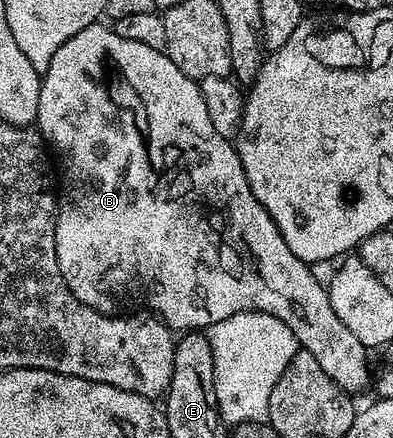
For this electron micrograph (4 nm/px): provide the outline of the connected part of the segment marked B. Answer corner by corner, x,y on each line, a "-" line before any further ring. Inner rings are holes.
96,24
96,25
94,25
94,26
90,26
90,27
89,27
89,28
81,28
81,29
80,29
80,30
79,30
79,31
78,31
78,32
77,32
77,36
69,36
69,40
65,40
65,44
61,44
61,48
57,48
57,52
53,52
53,60
49,60
49,68
48,68
48,69
47,69
47,71
45,71
45,73
44,73
44,74
42,74
42,76
41,76
41,100
40,100
40,101
39,101
39,116
38,116
38,119
37,119
37,129
38,129
38,131
39,131
39,133
40,133
40,134
42,134
42,135
43,135
43,137
44,137
44,139
45,139
45,142
46,142
46,145
47,145
47,146
48,146
48,147
50,147
50,149
51,149
51,150
52,150
52,151
53,151
53,154
54,154
54,157
55,157
55,158
56,158
56,159
57,159
57,162
58,162
58,158
57,158
57,157
59,157
59,162
60,162
60,164
61,164
61,165
63,165
63,190
62,190
62,186
61,186
61,189
60,189
60,190
59,190
59,191
58,191
58,194
57,194
57,213
56,213
56,215
55,215
55,251
56,251
56,252
57,252
57,264
58,264
58,265
59,265
59,271
60,271
60,272
61,272
61,276
62,276
62,277
63,277
63,279
64,279
64,280
65,280
65,284
66,284
66,285
67,285
67,287
68,287
68,288
69,288
69,292
73,292
73,296
77,296
77,300
81,300
81,304
85,304
85,305
86,305
86,306
88,306
88,307
89,307
89,308
93,308
93,309
94,309
94,310
96,310
96,311
97,311
97,312
101,312
101,313
102,313
102,314
109,314
109,315
114,315
114,314
115,314
115,313
116,313
116,310
115,310
115,298
120,298
120,300
121,300
121,301
123,301
123,302
127,302
127,301
129,301
129,300
130,300
130,298
132,298
132,300
133,300
133,301
135,301
135,302
140,302
140,304
141,304
141,305
143,305
143,306
148,306
148,308
149,308
149,309
151,309
151,310
148,310
148,311
150,311
150,313
151,313
151,314
152,314
152,315
155,315
155,316
158,316
158,317
160,317
160,318
162,318
162,319
163,319
163,321
164,321
164,322
166,322
166,323
167,323
167,325
168,325
168,326
170,326
170,327
171,327
171,329
172,329
172,331
175,331
175,332
195,332
195,331
198,331
198,330
199,330
199,329
200,329
200,328
210,328
210,326
212,326
212,325
213,325
213,324
217,324
217,323
218,323
218,322
220,322
220,321
221,321
221,320
225,320
225,319
226,319
226,318
228,318
228,317
229,317
229,316
239,316
239,314
240,314
240,313
241,313
241,312
249,312
249,311
250,311
250,310
260,310
260,311
261,311
261,312
265,312
265,313
266,313
266,314
272,314
272,315
273,315
273,316
277,316
277,317
278,317
278,318
279,318
279,319
280,319
280,320
281,320
281,321
282,321
282,322
284,322
284,323
285,323
285,325
286,325
286,326
288,326
288,328
289,328
289,329
291,329
291,331
292,331
292,332
293,332
293,336
294,336
294,337
295,337
295,339
297,339
297,341
299,341
299,344
300,344
300,347
302,347
302,349
304,349
304,350
308,350
308,351
309,351
309,352
313,352
313,356
317,356
317,364
321,364
321,368
322,368
322,369
323,369
323,370
324,370
324,372
326,372
326,374
327,374
327,375
329,375
329,380
333,380
333,381
334,381
334,382
336,382
336,384
338,384
338,385
339,385
339,386
340,386
340,388
342,388
342,389
343,389
343,390
346,390
346,391
347,391
347,393
348,393
348,394
350,394
350,395
352,395
352,396
355,396
355,395
358,395
358,394
357,394
357,392
358,392
358,390
363,390
363,389
365,389
365,388
366,388
366,386
367,386
367,389
368,389
368,386
369,386
369,383
370,383
370,382
371,382
371,381
372,381
372,378
373,378
373,374
370,374
370,372
369,372
369,371
367,371
367,354
368,354
368,351
367,351
367,350
366,350
366,349
365,349
365,348
364,348
364,347
363,347
363,345
362,345
362,344
361,344
361,340
357,340
357,336
353,336
353,332
349,332
349,328
345,328
345,324
341,324
341,320
337,320
337,312
333,312
333,308
332,308
332,307
331,307
331,305
330,305
330,304
329,304
329,300
328,300
328,299
327,299
327,286
326,286
326,285
324,285
324,283
321,283
321,282
318,282
318,281
317,281
317,280
316,280
316,279
315,279
315,278
314,278
314,277
313,277
313,275
311,275
311,268
310,268
310,265
308,265
308,263
306,263
306,262
302,262
302,260
301,260
301,259
299,259
299,258
298,258
298,257
297,257
297,256
293,256
293,252
289,252
289,244
285,244
285,240
284,240
284,239
283,239
283,237
282,237
282,236
281,236
281,232
280,232
280,231
279,231
279,229
278,229
278,228
277,228
277,224
273,224
273,220
272,220
272,219
271,219
271,217
270,217
270,216
269,216
269,212
268,212
268,211
267,211
267,209
266,209
266,208
265,208
265,207
264,207
264,206
263,206
263,205
262,205
262,204
261,204
261,203
260,203
260,202
259,202
259,201
258,201
258,200
257,200
257,196
253,196
253,188
249,188
249,180
248,180
248,179
247,179
247,177
246,177
246,176
245,176
245,172
244,172
244,171
243,171
243,165
242,165
242,164
241,164
241,160
240,160
240,159
239,159
239,154
238,154
238,153
237,153
237,152
236,152
236,150
235,150
235,148
234,148
234,145
232,145
232,143
231,143
231,142
230,142
230,141
229,141
229,139
228,139
228,138
226,138
226,137
225,137
225,136
221,136
221,132
217,132
217,128
213,128
213,123
212,123
212,122
210,122
210,121
209,121
209,112
205,112
205,99
204,99
204,98
202,98
202,97
201,97
201,92
200,92
200,91
199,91
199,84
198,84
198,81
196,81
196,79
194,79
194,78
190,78
190,77
189,77
189,76
185,76
185,72
181,72
181,68
177,68
177,64
173,64
173,60
169,60
169,56
168,56
168,55
167,55
167,53
165,53
165,52
164,52
164,51
162,51
162,50
158,50
158,49
157,49
157,48
149,48
149,47
147,47
147,46
146,46
146,44
137,44
137,40
125,40
125,36
117,36
117,32
116,32
116,31
115,31
115,29
114,29
114,28
112,28
112,27
111,27
111,26
110,26
110,25
107,25
107,26
103,26
103,25
104,25
104,24

